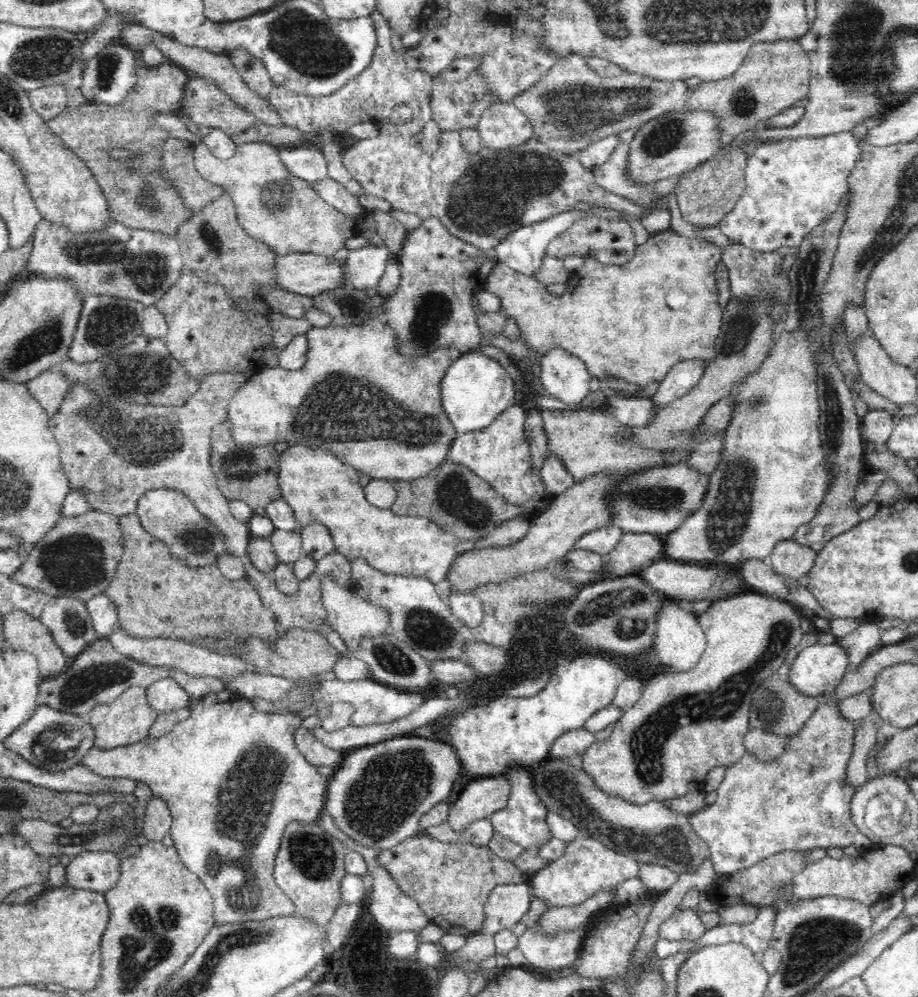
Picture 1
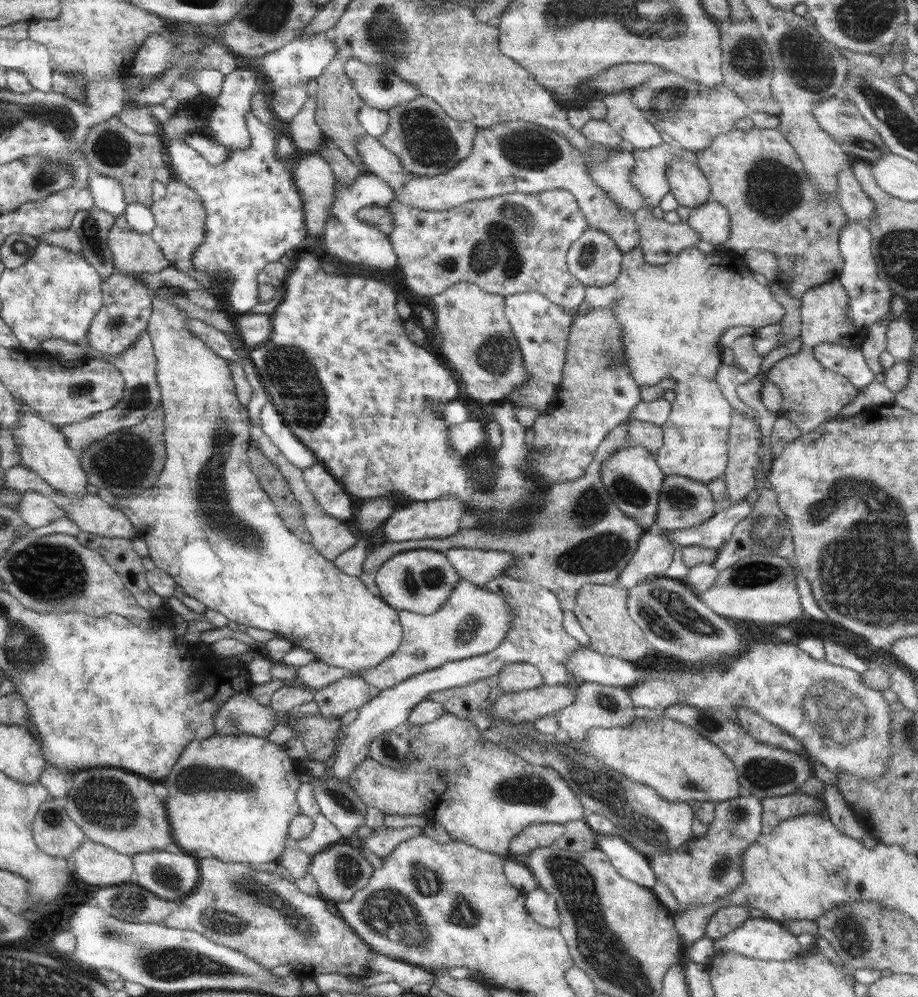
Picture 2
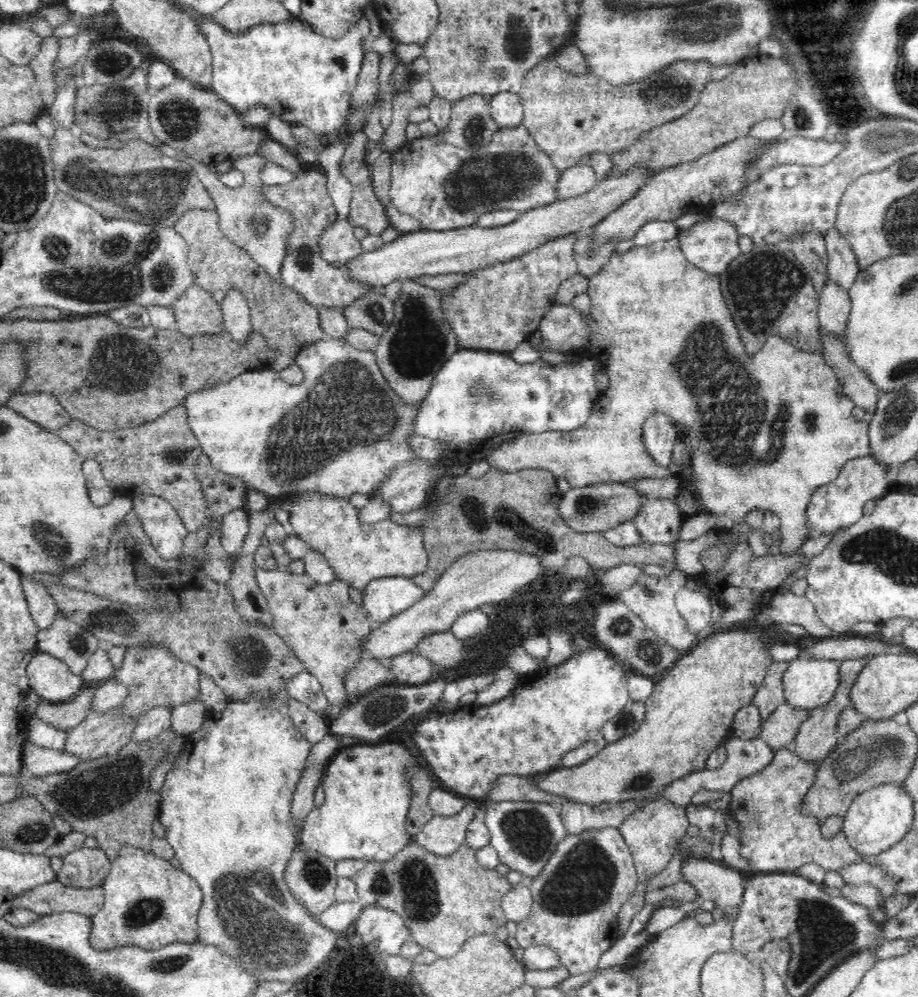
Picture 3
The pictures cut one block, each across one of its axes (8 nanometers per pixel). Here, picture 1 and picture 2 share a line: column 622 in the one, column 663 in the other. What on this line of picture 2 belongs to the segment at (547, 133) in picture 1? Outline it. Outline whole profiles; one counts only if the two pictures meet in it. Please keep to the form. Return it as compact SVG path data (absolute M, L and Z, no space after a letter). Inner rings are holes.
M666 71L662 75L650 76L650 78L641 85L630 88L633 94L633 101L642 111L643 118L651 122L658 131L666 132L674 142L678 142L682 148L690 151L701 151L708 148L715 136L728 132L735 128L737 120L743 116L750 117L752 111L746 106L738 95L725 85L717 87L707 87L703 84L696 83L695 80L687 79L675 72Z

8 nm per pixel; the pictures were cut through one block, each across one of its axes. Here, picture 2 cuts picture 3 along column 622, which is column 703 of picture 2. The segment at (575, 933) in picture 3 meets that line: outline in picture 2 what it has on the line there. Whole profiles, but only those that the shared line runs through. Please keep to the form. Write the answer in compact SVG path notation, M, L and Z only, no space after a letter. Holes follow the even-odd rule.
M755 796L720 801L715 803L714 821L708 824L704 837L692 837L672 854L649 858L655 877L666 884L678 900L674 916L681 915L692 905L709 905L743 883L742 853L761 836L761 816L761 799Z

